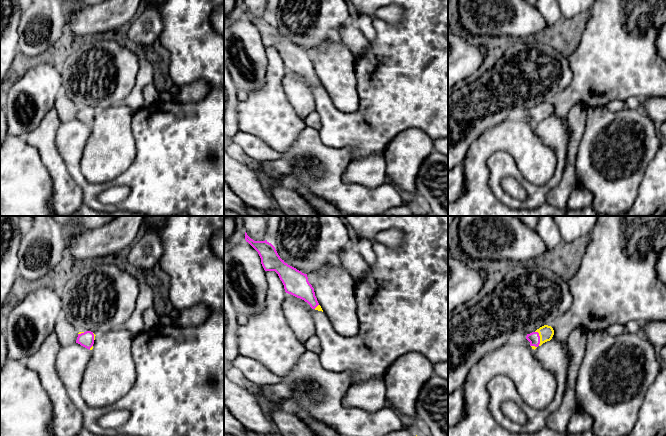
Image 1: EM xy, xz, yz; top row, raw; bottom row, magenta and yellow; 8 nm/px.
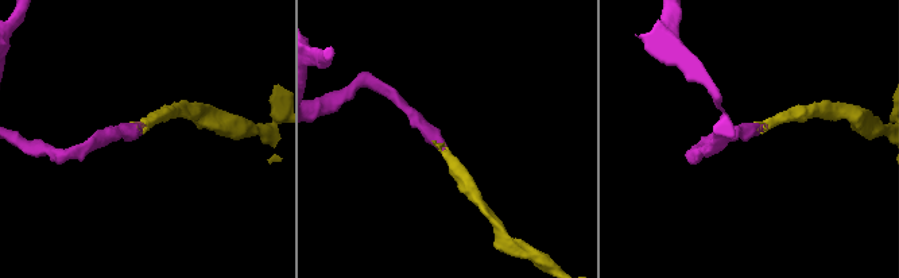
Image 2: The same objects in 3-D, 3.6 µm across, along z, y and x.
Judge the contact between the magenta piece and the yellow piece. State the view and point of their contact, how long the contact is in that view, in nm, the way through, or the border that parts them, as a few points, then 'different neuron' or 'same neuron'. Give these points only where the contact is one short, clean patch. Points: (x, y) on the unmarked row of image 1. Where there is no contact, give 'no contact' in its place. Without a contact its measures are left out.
meets magenta in yz at (539, 114); contact 120 nm long; runs through yz (534, 114), (539, 114), (546, 108); same neuron

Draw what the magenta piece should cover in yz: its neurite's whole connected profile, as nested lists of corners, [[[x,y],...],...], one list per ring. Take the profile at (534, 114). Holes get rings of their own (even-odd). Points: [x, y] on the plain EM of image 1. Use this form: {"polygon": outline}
{"polygon": [[[544,101],[535,108],[527,110],[526,115],[530,118],[532,125],[536,125],[543,119],[550,117],[554,111],[554,106],[551,102]]]}

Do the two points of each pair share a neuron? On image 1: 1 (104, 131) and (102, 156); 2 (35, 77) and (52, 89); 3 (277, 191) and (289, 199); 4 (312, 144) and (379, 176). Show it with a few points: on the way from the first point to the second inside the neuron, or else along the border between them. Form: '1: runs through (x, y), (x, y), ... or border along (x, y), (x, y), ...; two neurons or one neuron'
1: runs through (104, 137), (104, 150); one neuron
2: runs through (39, 81), (48, 85); one neuron
3: runs through (280, 194), (286, 199); one neuron
4: border along (350, 159), (342, 179), (345, 182), (358, 184); two neurons

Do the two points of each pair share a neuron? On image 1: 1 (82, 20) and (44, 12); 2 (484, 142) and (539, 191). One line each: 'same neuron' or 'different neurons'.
1: different neurons
2: different neurons

